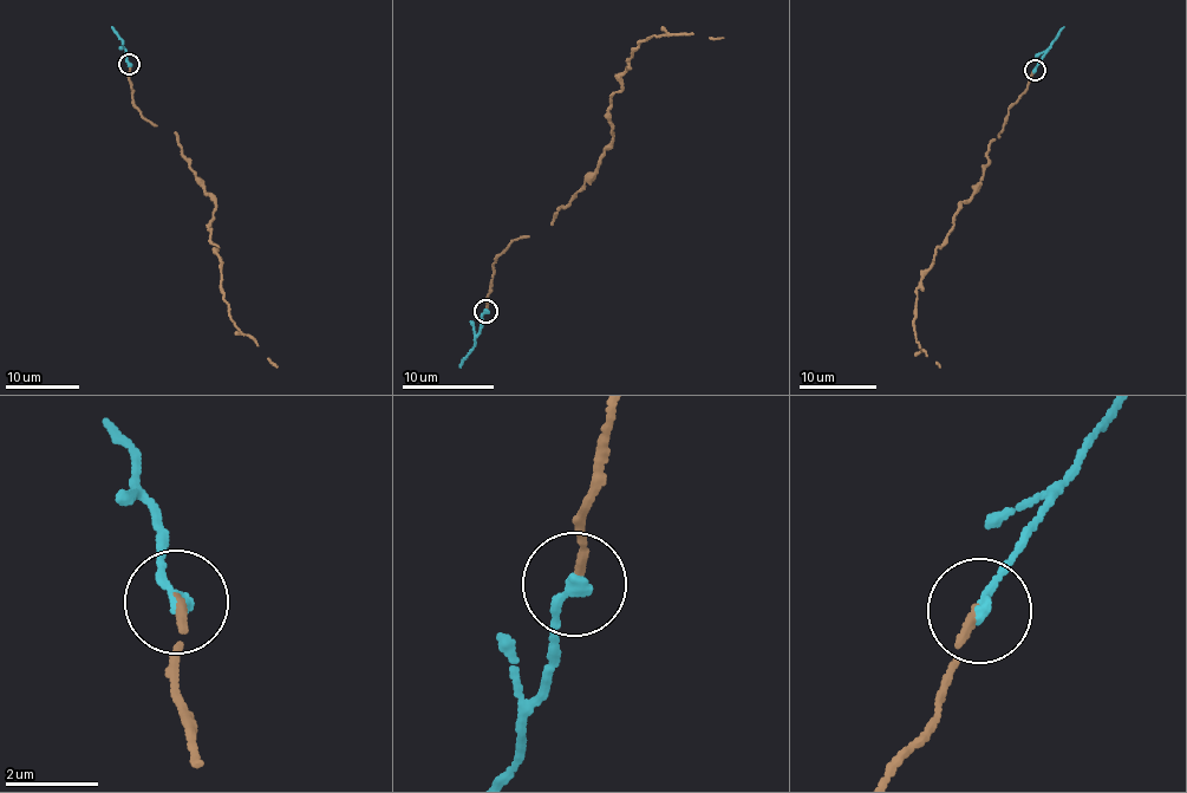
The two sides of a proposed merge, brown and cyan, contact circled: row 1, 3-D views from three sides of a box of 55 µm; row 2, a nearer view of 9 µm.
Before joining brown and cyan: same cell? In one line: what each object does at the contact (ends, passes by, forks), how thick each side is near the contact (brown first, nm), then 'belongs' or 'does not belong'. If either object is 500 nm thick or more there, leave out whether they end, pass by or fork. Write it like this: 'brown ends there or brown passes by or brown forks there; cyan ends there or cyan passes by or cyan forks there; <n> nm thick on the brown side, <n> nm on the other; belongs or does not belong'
brown ends there; cyan ends there; 170 nm thick on the brown side, 260 nm on the other; belongs

